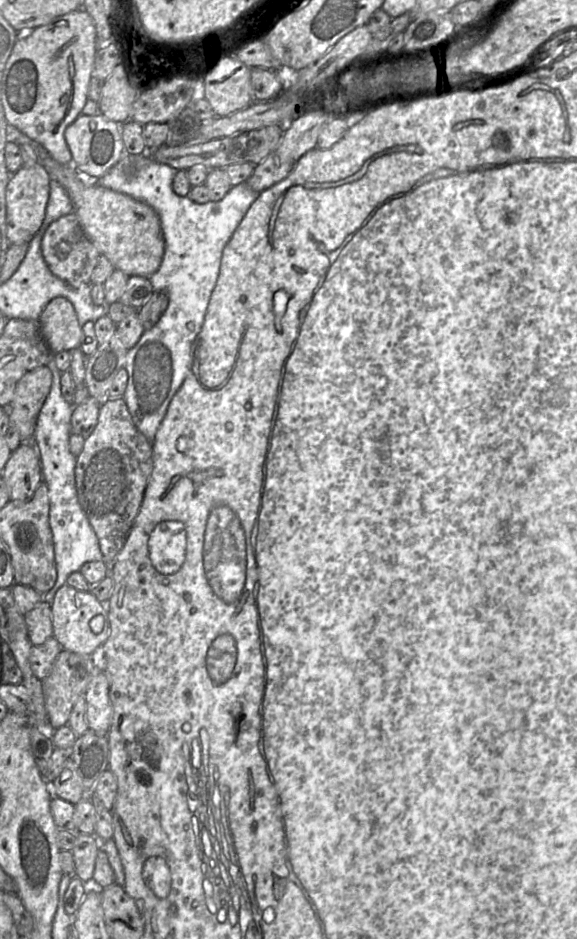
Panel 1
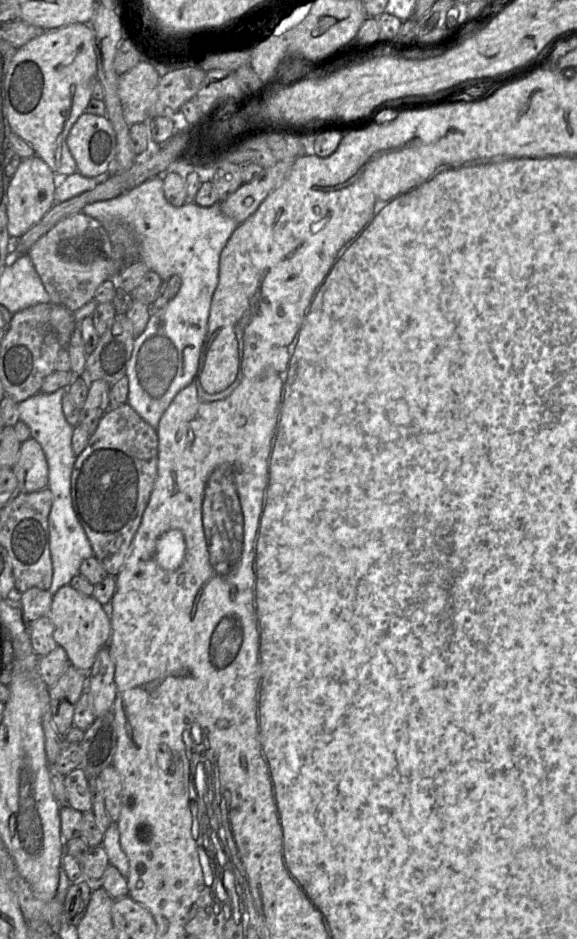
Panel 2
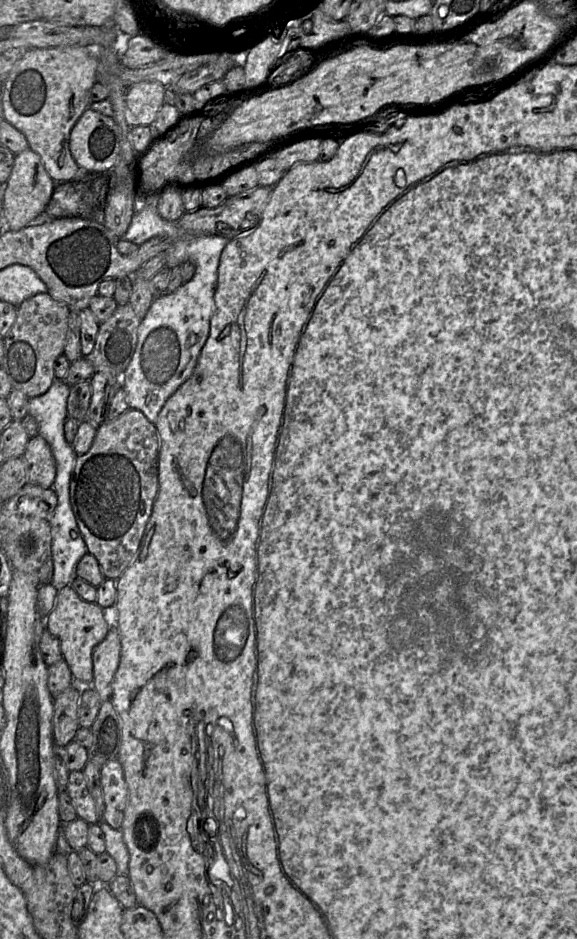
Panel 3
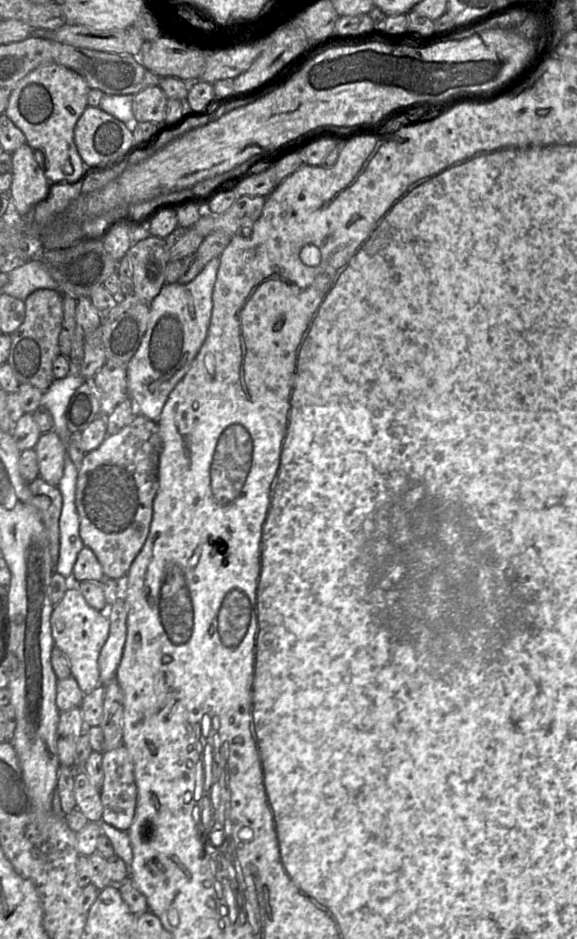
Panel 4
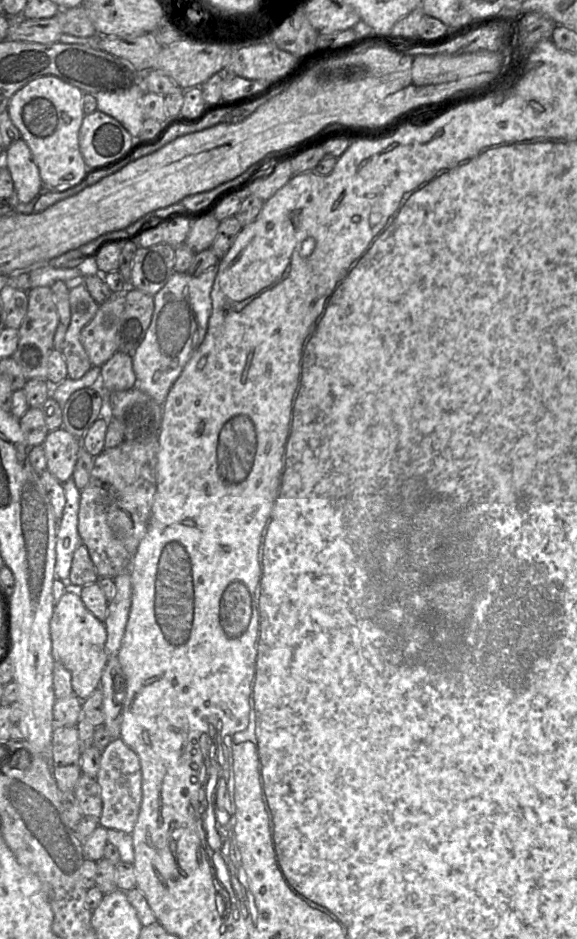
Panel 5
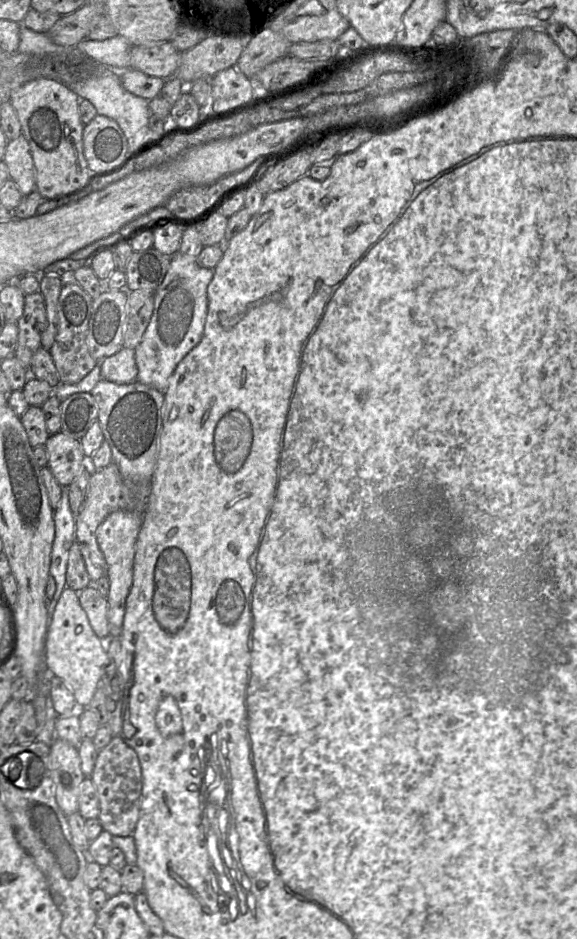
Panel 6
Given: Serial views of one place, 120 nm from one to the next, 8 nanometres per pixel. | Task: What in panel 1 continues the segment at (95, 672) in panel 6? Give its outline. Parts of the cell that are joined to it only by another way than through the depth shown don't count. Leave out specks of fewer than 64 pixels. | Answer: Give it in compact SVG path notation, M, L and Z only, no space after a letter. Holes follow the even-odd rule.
M67 583L56 592L51 604L53 637L62 649L83 654L99 655L100 647L109 637L109 619L106 604L100 602L90 591L80 591Z

